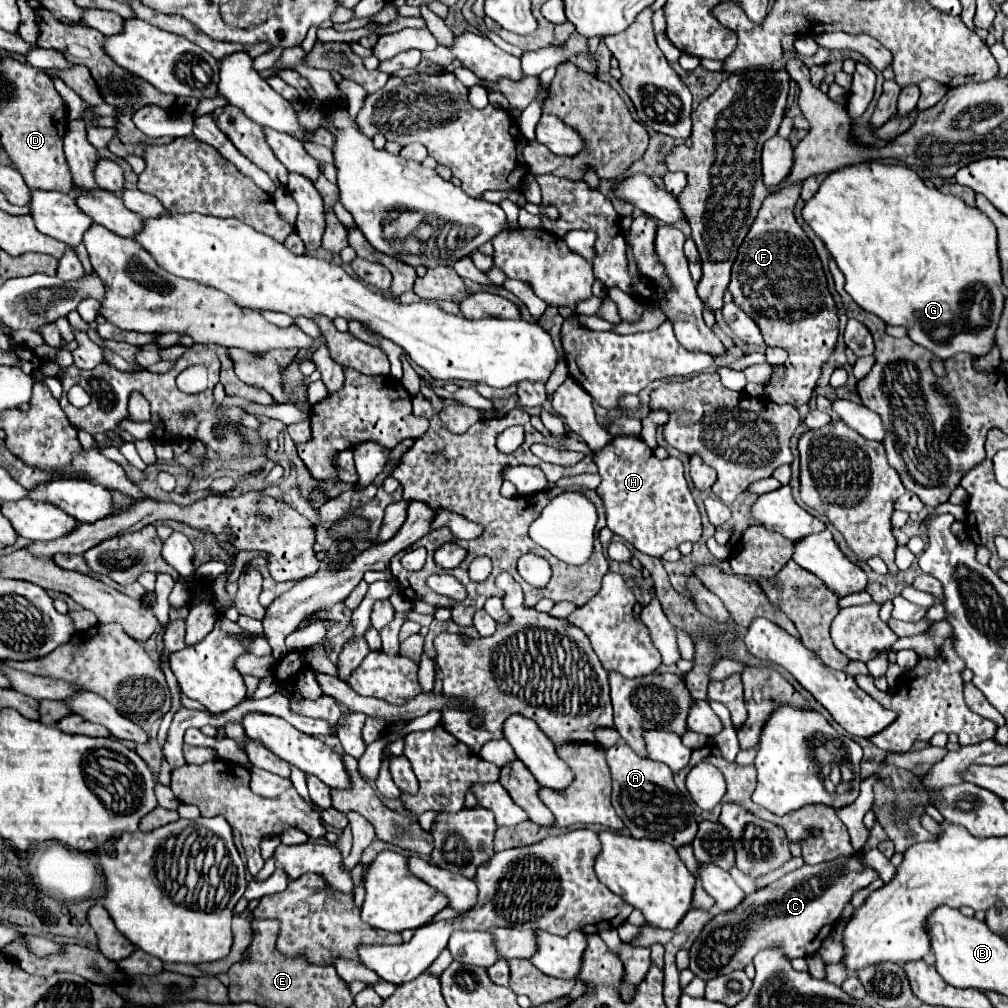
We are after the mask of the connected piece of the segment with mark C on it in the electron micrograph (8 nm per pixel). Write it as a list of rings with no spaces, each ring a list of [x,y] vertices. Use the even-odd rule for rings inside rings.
[[[861,852],[815,866],[805,864],[773,884],[747,894],[737,908],[715,914],[691,946],[689,968],[695,976],[709,980],[733,970],[743,970],[753,962],[757,952],[767,948],[779,948],[789,960],[815,954],[819,942],[831,932],[835,918],[839,918],[853,892],[869,886],[875,878],[879,878],[879,874],[863,862]]]

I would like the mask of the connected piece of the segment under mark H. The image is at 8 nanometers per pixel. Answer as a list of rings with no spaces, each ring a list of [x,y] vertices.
[[[617,436],[601,452],[595,452],[601,484],[599,496],[605,506],[607,528],[631,542],[649,556],[661,556],[681,542],[697,542],[701,536],[701,516],[683,476],[679,458],[657,460],[641,438]]]

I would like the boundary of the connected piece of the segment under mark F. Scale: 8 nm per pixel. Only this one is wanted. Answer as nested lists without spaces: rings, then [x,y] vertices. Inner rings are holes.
[[[801,184],[787,186],[775,194],[769,194],[759,208],[759,214],[755,222],[751,224],[741,248],[739,256],[731,270],[731,282],[727,286],[727,292],[733,296],[733,302],[759,326],[765,344],[767,346],[781,346],[789,352],[789,358],[785,362],[787,374],[779,382],[777,388],[765,388],[765,396],[771,398],[775,404],[791,404],[795,408],[809,402],[817,380],[821,378],[823,364],[829,360],[829,356],[835,352],[837,336],[839,336],[839,316],[835,300],[827,288],[825,272],[821,266],[821,260],[815,252],[815,246],[807,238],[807,234],[801,230],[793,216],[795,202],[799,198]]]

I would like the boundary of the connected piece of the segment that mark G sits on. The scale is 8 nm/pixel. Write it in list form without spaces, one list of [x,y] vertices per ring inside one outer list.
[[[863,162],[863,164],[853,164],[847,168],[839,168],[831,172],[819,186],[817,194],[809,198],[801,210],[803,220],[811,226],[811,230],[825,242],[831,258],[837,262],[839,270],[845,274],[845,290],[849,296],[863,308],[869,310],[871,314],[883,318],[889,326],[905,326],[907,334],[911,340],[919,346],[925,346],[939,358],[951,358],[957,352],[969,352],[973,356],[983,356],[991,350],[995,338],[995,326],[999,324],[999,314],[1003,310],[1003,282],[1001,282],[1001,268],[999,268],[999,256],[997,256],[997,232],[993,222],[981,214],[977,208],[969,208],[961,198],[957,196],[947,196],[941,194],[935,188],[927,188],[923,180],[919,178],[917,172],[913,172],[907,166],[901,164],[881,164],[881,162]]]

